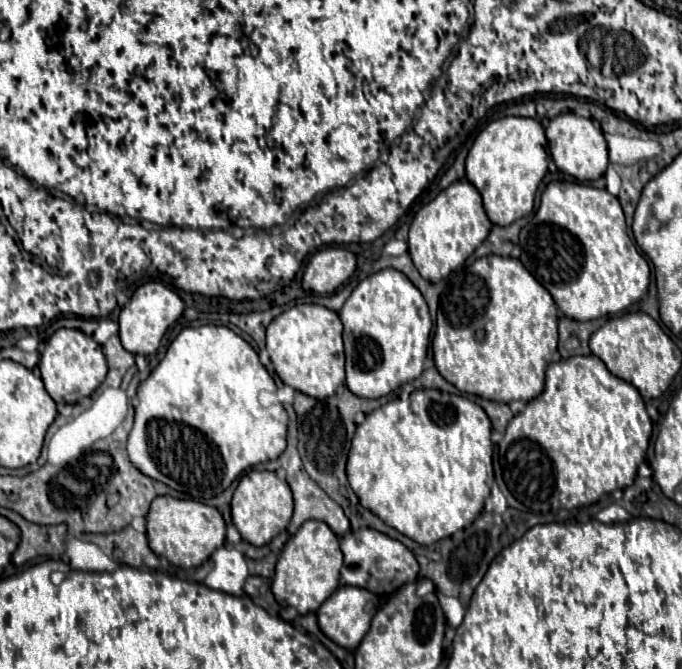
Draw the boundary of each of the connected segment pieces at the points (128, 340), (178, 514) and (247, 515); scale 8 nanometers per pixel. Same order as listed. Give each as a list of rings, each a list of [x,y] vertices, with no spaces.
[[[154,281],[140,285],[132,293],[132,297],[126,301],[126,305],[122,307],[120,317],[118,317],[122,347],[132,355],[156,353],[156,349],[160,347],[160,341],[162,341],[162,335],[182,315],[182,311],[184,311],[182,299],[166,285],[154,283]]]
[[[158,497],[150,505],[146,515],[146,535],[150,549],[166,557],[172,565],[182,569],[194,569],[202,561],[206,561],[218,547],[224,545],[226,539],[226,523],[218,509],[208,507],[190,499],[174,499],[174,497]]]
[[[250,471],[246,473],[232,497],[232,521],[240,531],[242,539],[252,545],[266,545],[274,535],[284,531],[292,519],[292,493],[286,481],[278,479],[272,471]]]

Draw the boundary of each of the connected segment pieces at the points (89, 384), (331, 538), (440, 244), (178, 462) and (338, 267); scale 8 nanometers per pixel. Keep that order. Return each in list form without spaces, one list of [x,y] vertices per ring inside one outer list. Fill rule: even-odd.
[[[58,329],[46,343],[40,363],[46,391],[56,403],[76,403],[80,397],[92,395],[108,373],[102,347],[80,329]]]
[[[306,521],[296,535],[284,545],[276,563],[276,575],[272,579],[272,593],[282,607],[294,607],[300,615],[316,613],[318,607],[338,587],[342,567],[342,551],[338,537],[322,521]]]
[[[462,179],[440,191],[414,215],[408,235],[408,253],[418,273],[426,281],[438,283],[474,253],[490,229],[492,223],[486,219],[486,211],[482,211],[482,197],[474,191],[474,187],[470,187],[470,183],[466,183],[466,179]]]
[[[202,325],[202,327],[186,327],[180,331],[180,335],[170,343],[164,359],[154,367],[154,371],[138,385],[138,393],[136,393],[136,407],[134,407],[134,427],[128,435],[128,457],[134,463],[134,467],[138,467],[146,477],[152,477],[164,485],[168,485],[174,491],[180,491],[192,499],[198,501],[206,501],[210,497],[220,495],[222,491],[226,491],[232,481],[252,469],[254,465],[278,459],[282,455],[282,451],[286,449],[286,425],[288,425],[288,413],[286,409],[278,403],[276,399],[276,383],[270,377],[270,373],[264,369],[264,365],[258,359],[258,353],[240,337],[236,335],[232,329],[222,327],[222,325]]]
[[[326,247],[314,253],[302,277],[302,289],[312,293],[334,293],[356,269],[356,257],[348,249]]]

